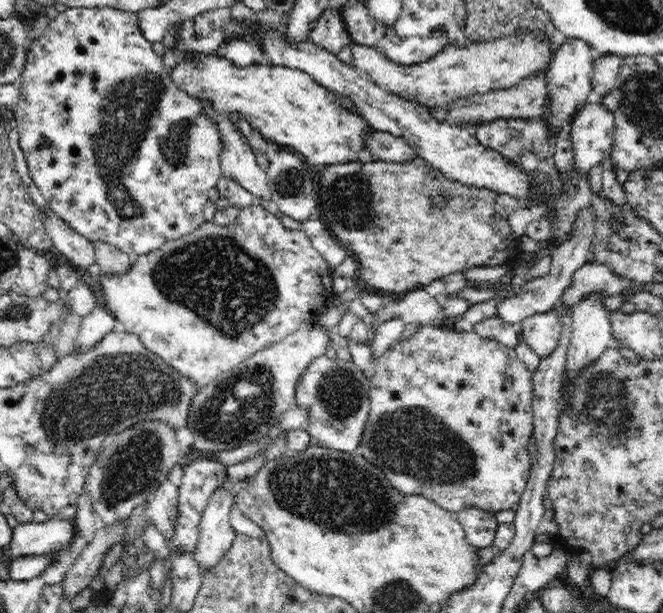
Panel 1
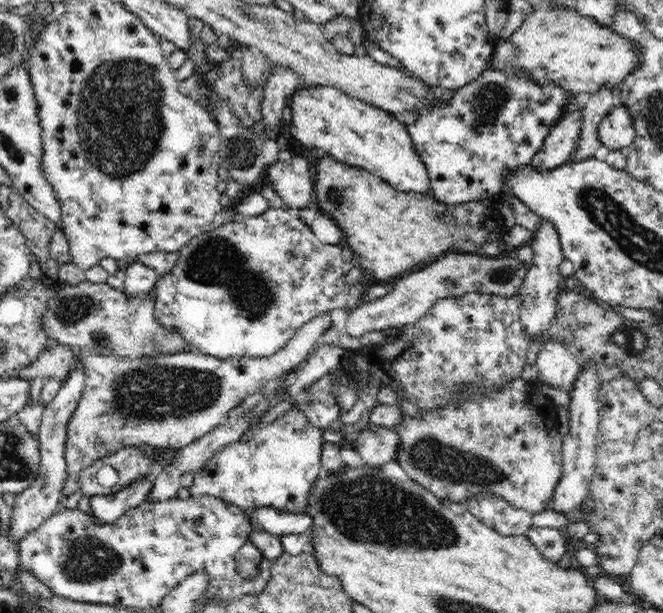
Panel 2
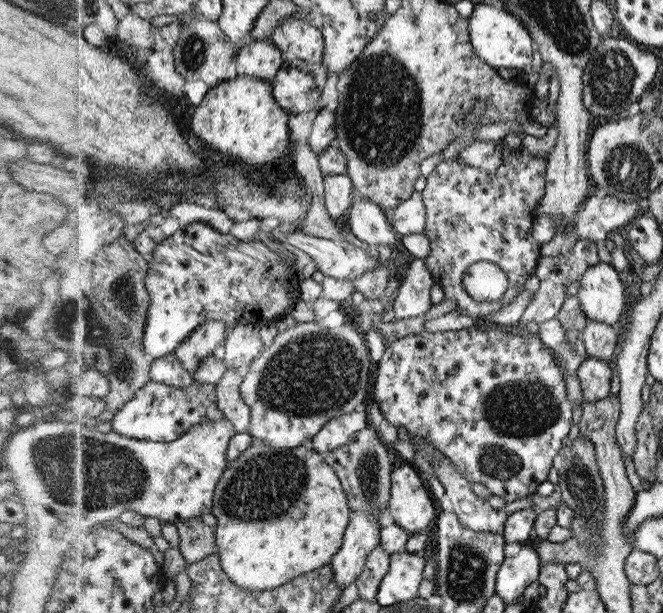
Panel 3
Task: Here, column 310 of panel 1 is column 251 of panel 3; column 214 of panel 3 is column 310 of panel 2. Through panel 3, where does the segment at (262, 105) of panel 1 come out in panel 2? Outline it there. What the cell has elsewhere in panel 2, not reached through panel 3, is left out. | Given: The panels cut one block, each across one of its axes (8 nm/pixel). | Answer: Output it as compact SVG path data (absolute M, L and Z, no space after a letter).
M306 87L296 90L291 98L293 117L289 134L305 147L322 149L330 157L352 166L358 166L386 180L394 189L403 192L414 192L418 196L435 200L430 172L420 157L420 153L412 141L410 129L405 122L396 120L394 114L378 108L374 104L352 98L334 87Z

